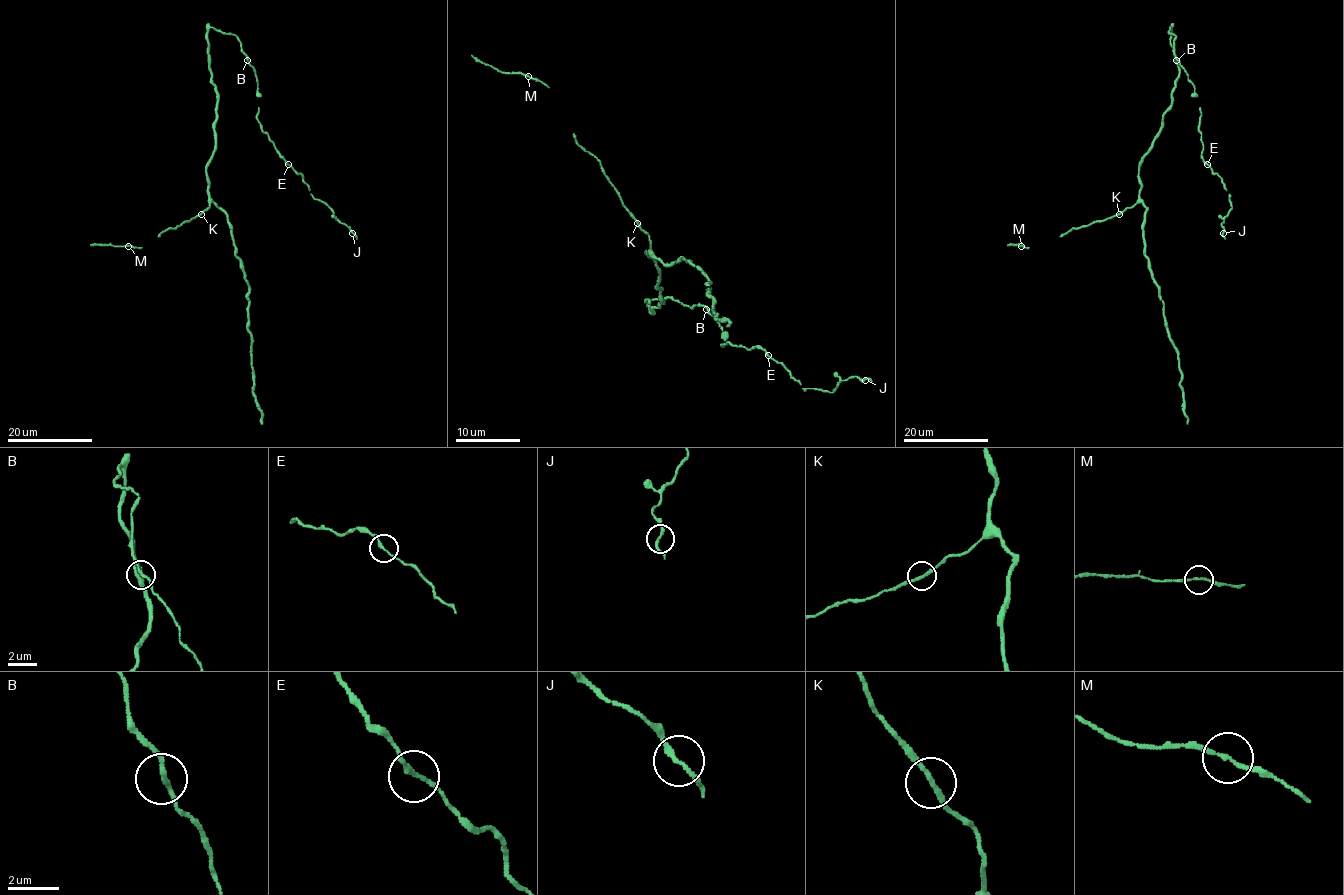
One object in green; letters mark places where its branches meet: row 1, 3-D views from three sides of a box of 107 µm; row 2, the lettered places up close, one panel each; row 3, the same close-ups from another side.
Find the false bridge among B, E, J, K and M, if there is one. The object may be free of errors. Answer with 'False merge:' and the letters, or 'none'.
False merge: none

